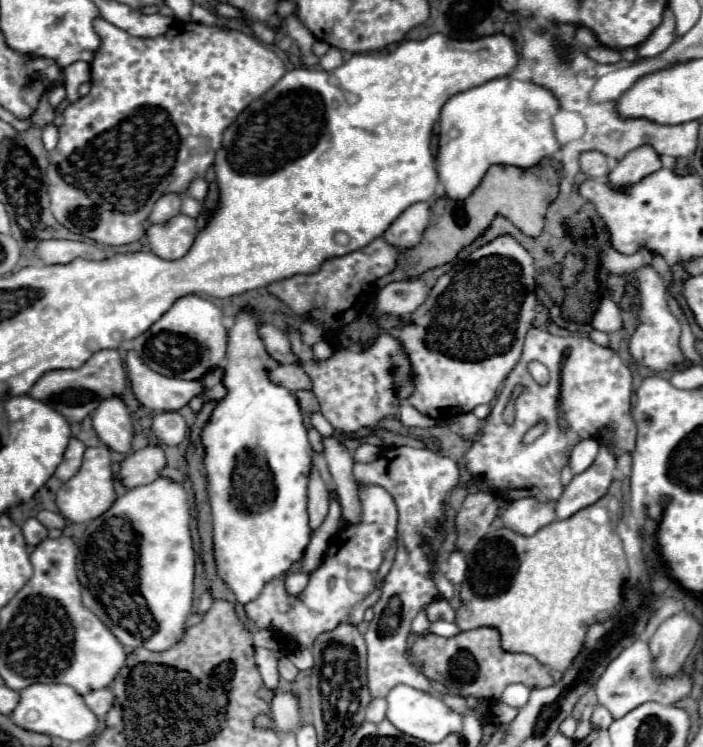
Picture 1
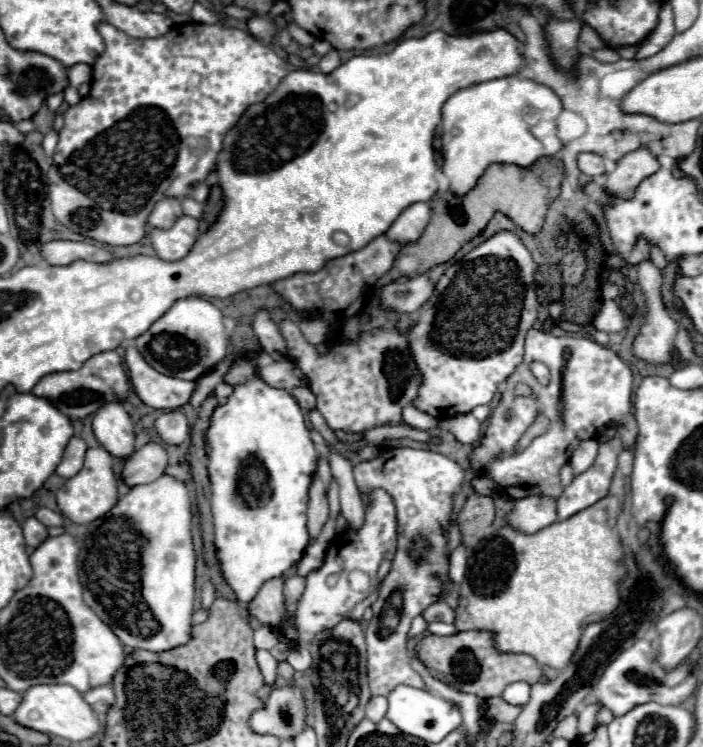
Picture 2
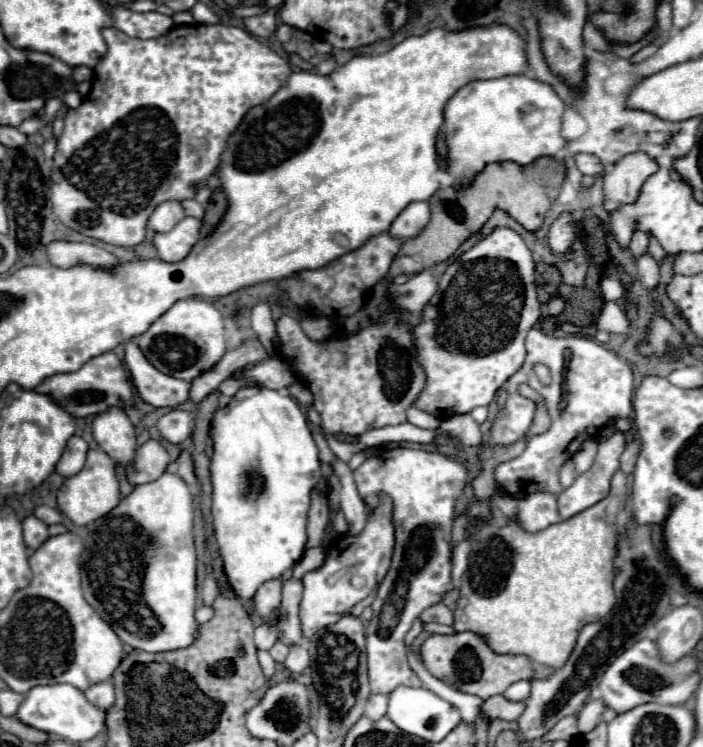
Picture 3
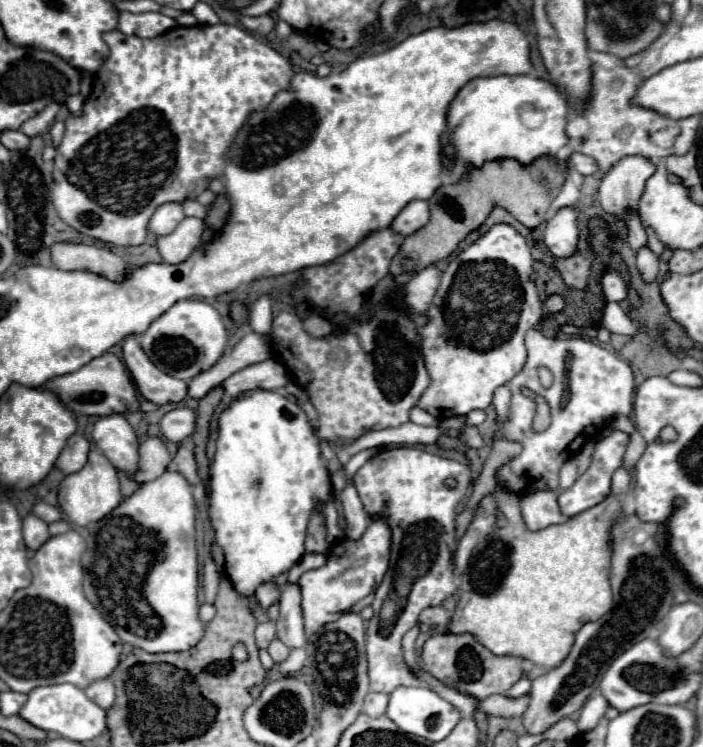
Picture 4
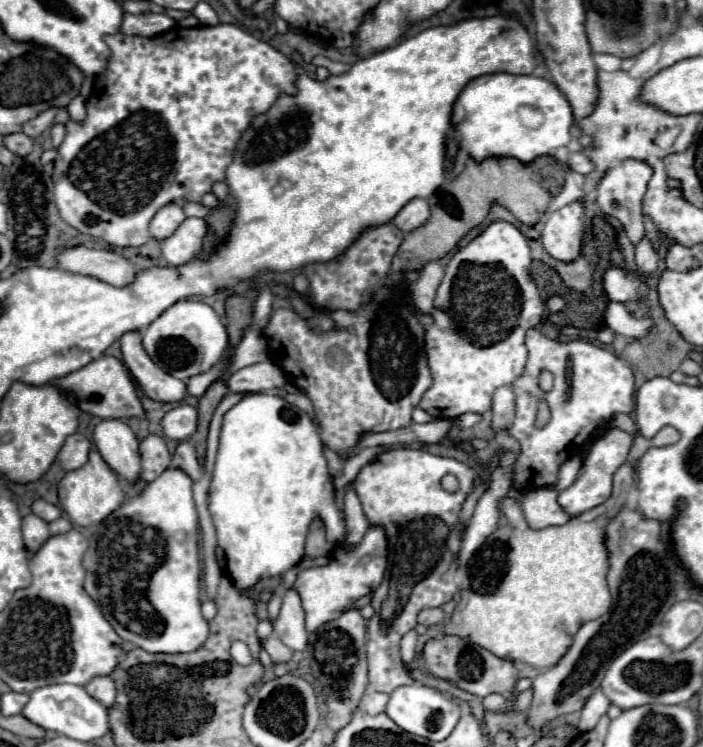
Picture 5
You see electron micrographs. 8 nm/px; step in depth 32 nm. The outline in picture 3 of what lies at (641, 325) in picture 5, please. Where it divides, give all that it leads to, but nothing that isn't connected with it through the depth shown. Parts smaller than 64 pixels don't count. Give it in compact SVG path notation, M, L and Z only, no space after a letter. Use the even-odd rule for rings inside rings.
M606 302L604 304L604 308L602 308L602 312L596 320L596 328L604 330L604 332L616 332L616 334L628 334L630 332L628 318L616 302Z

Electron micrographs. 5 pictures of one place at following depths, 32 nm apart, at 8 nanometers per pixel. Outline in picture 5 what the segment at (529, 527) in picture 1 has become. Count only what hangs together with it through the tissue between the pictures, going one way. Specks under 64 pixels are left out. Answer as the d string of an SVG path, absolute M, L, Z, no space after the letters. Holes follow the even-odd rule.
M540 488L528 492L522 498L522 512L532 530L542 530L554 524L566 524L570 518L558 506L554 488Z

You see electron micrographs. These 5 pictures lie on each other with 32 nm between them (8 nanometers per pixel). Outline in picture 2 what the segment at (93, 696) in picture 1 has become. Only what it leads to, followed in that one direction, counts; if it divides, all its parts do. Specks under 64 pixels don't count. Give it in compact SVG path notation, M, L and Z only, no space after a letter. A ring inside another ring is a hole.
M110 684L100 686L100 688L92 688L84 694L84 700L100 714L104 716L108 712L108 708L114 704L114 690Z

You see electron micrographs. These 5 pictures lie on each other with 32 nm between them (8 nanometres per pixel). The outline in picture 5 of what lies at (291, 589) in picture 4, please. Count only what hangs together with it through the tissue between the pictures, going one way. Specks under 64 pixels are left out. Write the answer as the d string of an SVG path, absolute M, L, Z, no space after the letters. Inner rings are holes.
M288 588L282 598L280 616L274 622L276 636L292 650L304 650L308 634L304 628L304 610L300 606L300 596L294 588Z

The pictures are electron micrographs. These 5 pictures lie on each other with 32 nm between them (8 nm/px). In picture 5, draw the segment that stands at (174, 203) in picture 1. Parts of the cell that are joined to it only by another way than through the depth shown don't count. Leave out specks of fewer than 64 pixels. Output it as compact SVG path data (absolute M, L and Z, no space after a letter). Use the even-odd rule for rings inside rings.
M166 204L164 208L160 208L156 212L156 216L152 218L150 222L150 234L156 238L156 240L162 240L162 238L168 238L178 226L180 222L184 220L184 210L182 206L178 204Z

